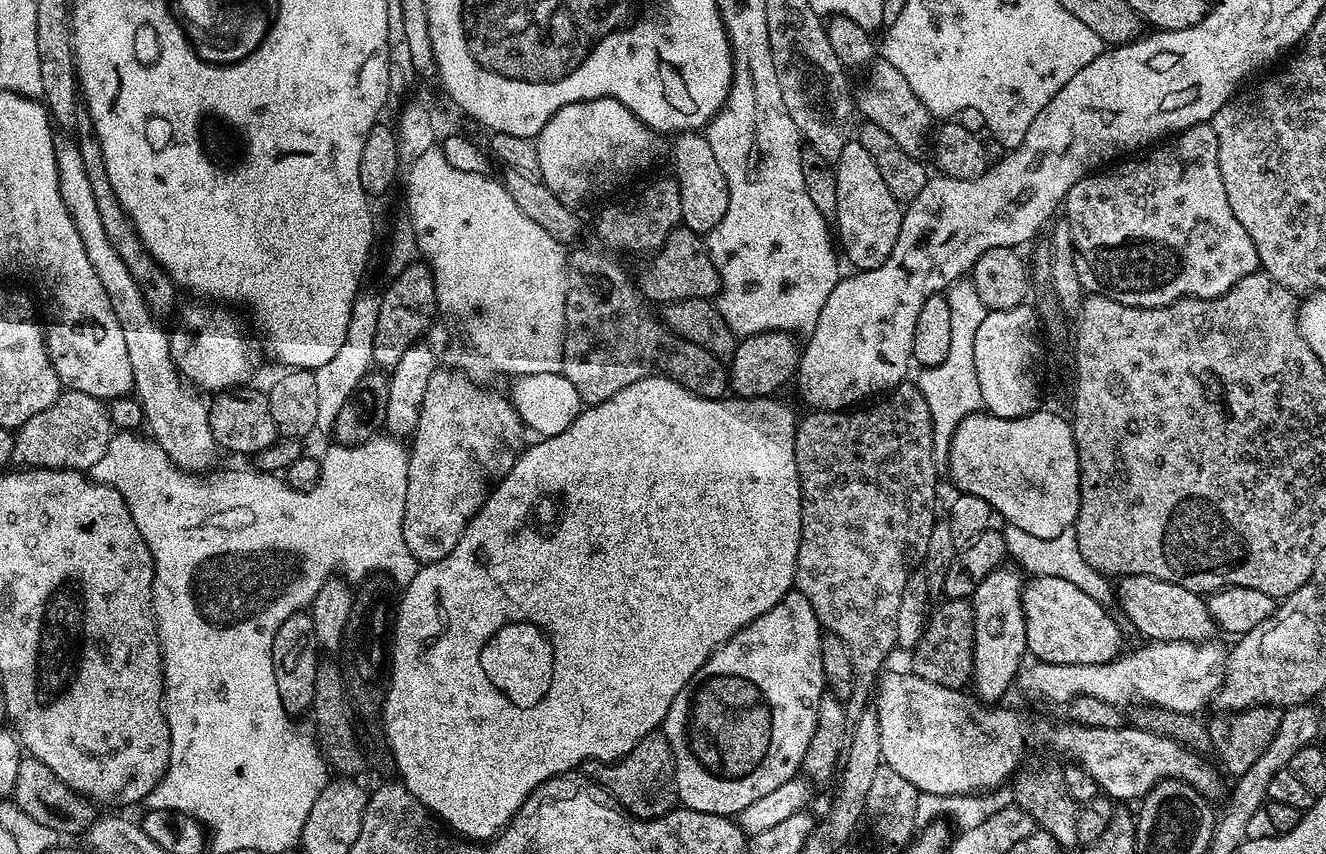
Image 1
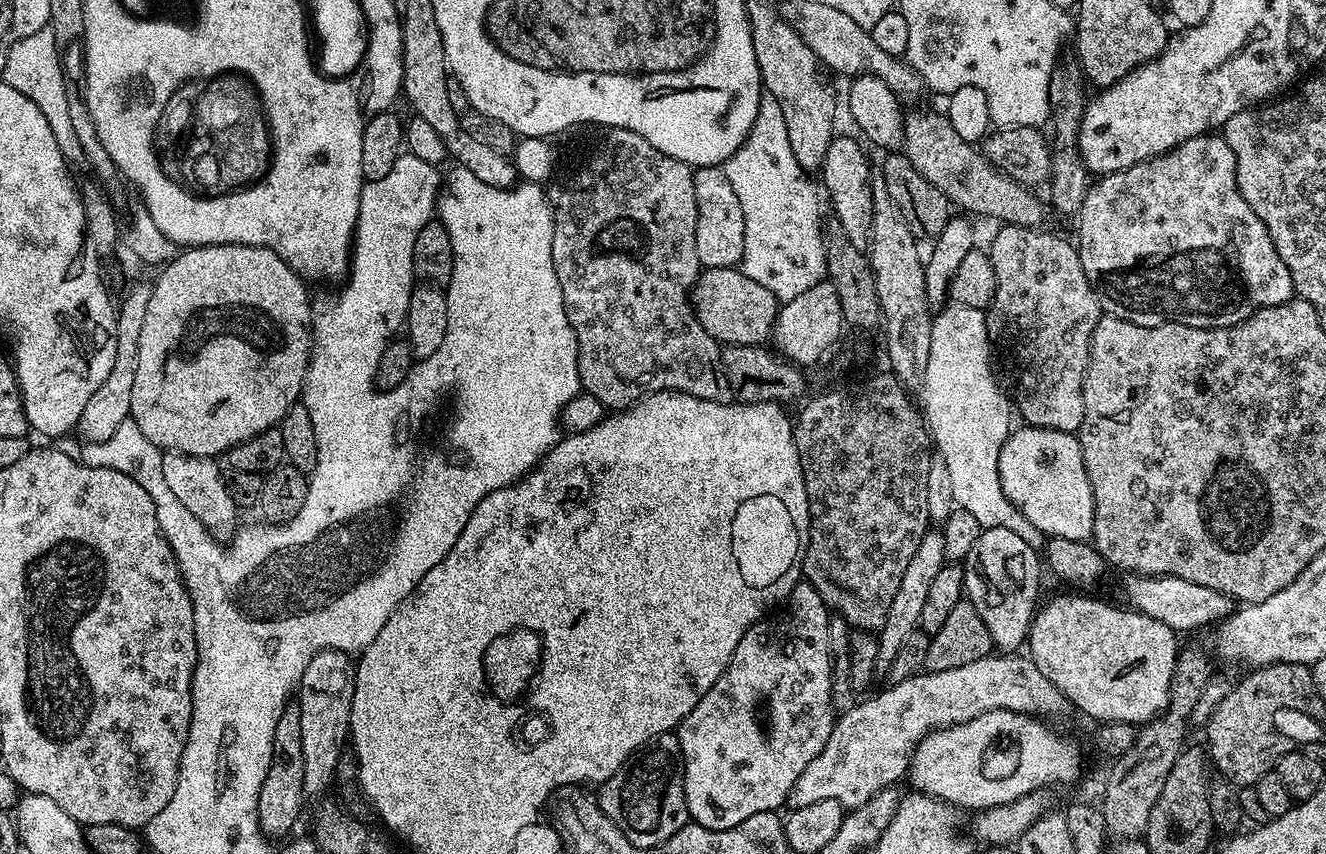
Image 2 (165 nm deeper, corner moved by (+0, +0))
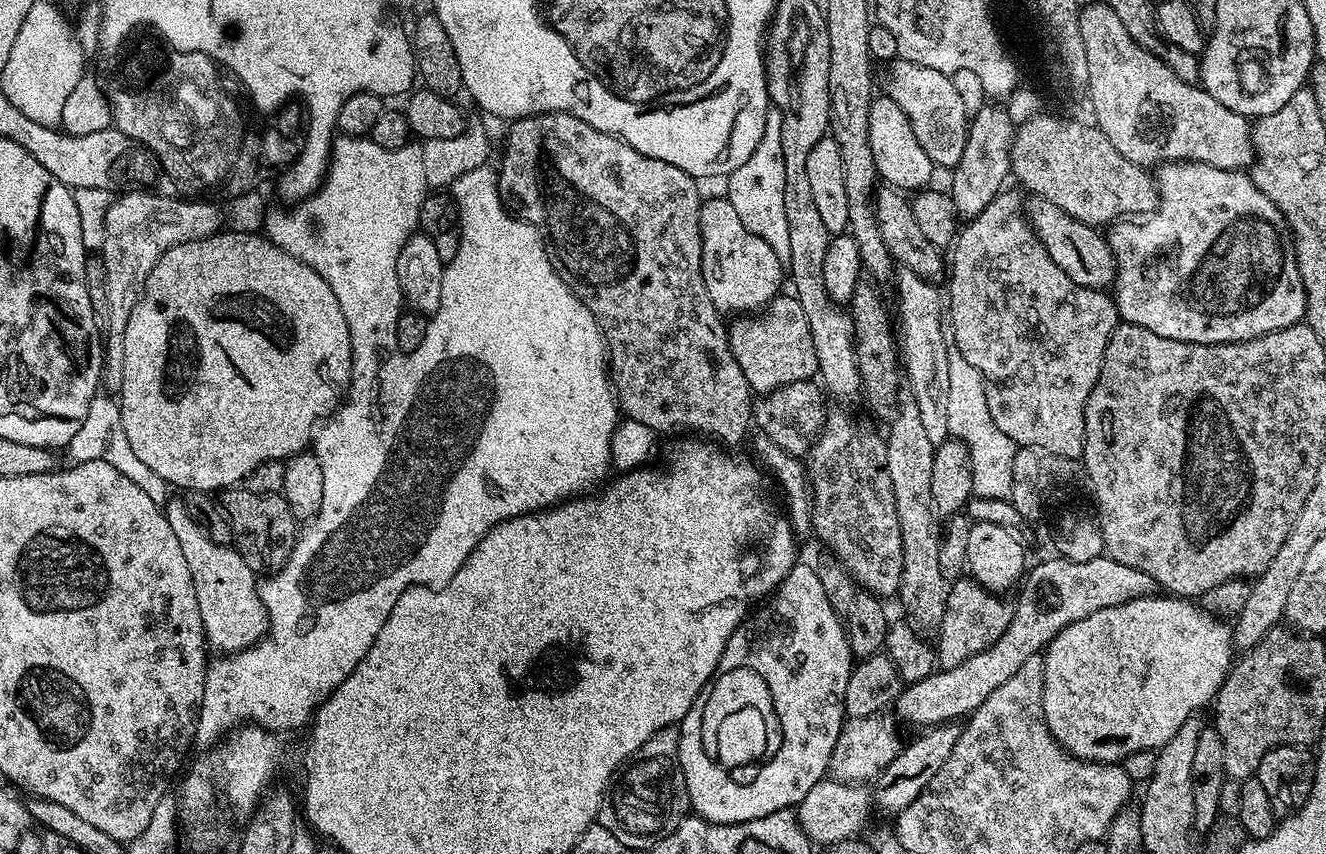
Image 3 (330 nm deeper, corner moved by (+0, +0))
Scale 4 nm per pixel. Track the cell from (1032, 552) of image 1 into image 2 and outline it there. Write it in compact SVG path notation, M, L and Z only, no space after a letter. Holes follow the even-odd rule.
M949 303L947 306L940 308L939 311L935 313L932 322L932 333L930 334L930 358L926 358L924 375L921 376L918 381L918 387L920 387L920 400L918 396L918 404L922 409L924 423L928 426L931 443L934 445L935 451L946 462L946 470L950 474L950 483L954 490L954 502L956 503L956 507L961 508L962 510L970 510L970 514L974 514L974 518L978 518L981 529L1001 528L1002 530L1014 530L1014 534L1018 534L1018 538L1022 538L1022 542L1026 542L1030 547L1040 550L1043 549L1046 544L1044 533L1039 532L1038 529L1036 529L1036 527L1034 527L1034 525L1031 524L1030 521L1028 521L1026 517L1024 517L1024 515L1010 503L1010 501L1008 501L1006 494L1002 490L1000 475L998 474L998 454L1004 445L1005 438L1008 437L1008 433L1013 427L1013 413L1009 408L1009 397L1007 400L1007 398L1000 393L1000 388L996 385L995 378L992 377L992 368L988 365L988 344L990 345L990 337L988 335L988 321L986 319L985 309L971 308L970 306L962 306L961 304L953 303Z

